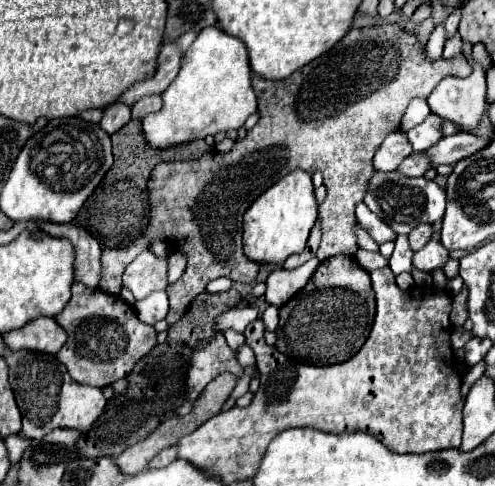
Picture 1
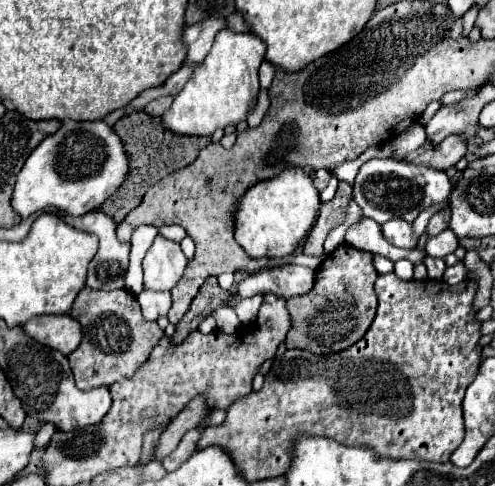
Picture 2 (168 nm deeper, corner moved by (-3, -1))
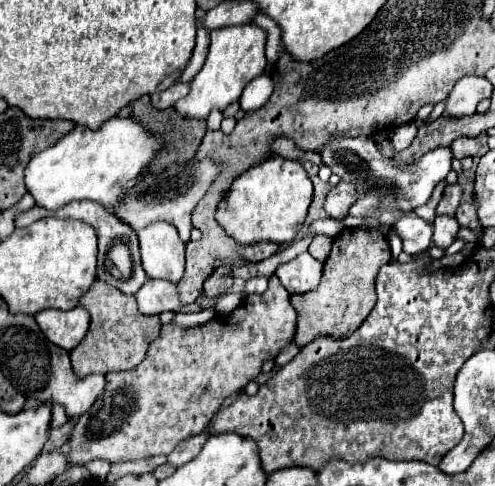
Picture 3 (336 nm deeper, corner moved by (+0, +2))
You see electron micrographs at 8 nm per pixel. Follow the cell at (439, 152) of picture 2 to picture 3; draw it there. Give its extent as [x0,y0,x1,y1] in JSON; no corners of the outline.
[451,138,479,160]

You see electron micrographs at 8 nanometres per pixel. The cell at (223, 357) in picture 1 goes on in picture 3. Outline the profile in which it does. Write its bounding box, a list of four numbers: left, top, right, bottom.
[65,274,297,466]

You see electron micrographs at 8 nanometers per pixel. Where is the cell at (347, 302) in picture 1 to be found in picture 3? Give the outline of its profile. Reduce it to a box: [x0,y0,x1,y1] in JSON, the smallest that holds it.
[291,228,389,346]

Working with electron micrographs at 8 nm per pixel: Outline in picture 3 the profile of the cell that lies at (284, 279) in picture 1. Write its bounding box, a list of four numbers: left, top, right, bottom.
[275,252,323,294]

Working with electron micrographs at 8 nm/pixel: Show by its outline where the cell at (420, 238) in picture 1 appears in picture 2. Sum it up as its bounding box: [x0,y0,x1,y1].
[426,207,450,237]

